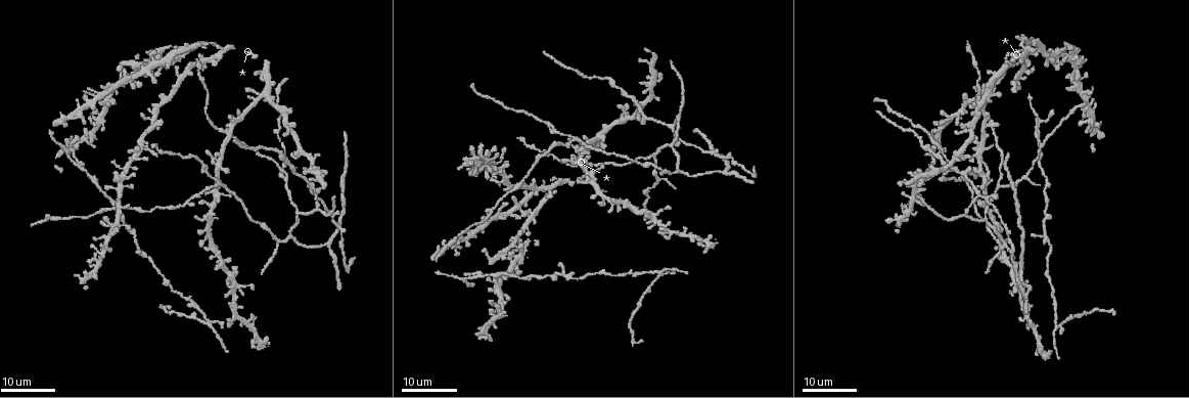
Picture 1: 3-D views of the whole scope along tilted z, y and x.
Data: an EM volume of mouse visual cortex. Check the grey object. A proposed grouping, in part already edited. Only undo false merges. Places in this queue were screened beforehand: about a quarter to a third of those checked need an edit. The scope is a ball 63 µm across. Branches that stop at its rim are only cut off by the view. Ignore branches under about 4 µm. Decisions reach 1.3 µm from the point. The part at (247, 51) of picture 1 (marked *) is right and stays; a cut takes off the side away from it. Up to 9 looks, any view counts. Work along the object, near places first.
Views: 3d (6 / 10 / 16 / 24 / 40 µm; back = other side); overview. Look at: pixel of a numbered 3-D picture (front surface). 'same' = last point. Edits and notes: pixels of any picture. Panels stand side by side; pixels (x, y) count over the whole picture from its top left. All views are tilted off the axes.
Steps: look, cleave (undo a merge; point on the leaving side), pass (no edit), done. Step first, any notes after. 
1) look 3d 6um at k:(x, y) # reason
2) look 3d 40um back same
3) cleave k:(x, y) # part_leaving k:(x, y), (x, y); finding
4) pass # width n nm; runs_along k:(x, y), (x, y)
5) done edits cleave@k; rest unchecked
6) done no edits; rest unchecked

look 3d 16um at 1:(998, 187) # three arms meet

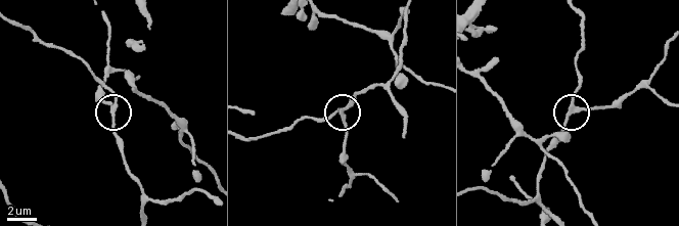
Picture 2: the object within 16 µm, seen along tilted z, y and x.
look 3d 10um at 2:(112, 109) # closer look

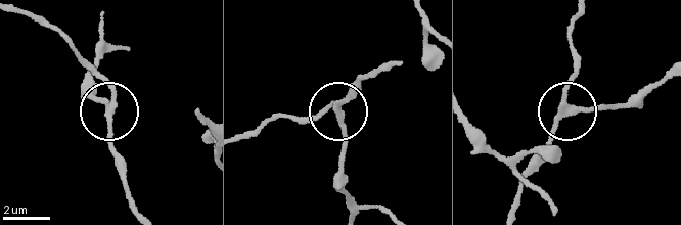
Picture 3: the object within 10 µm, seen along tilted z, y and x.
look 3d 10um back at 3:(109, 108)

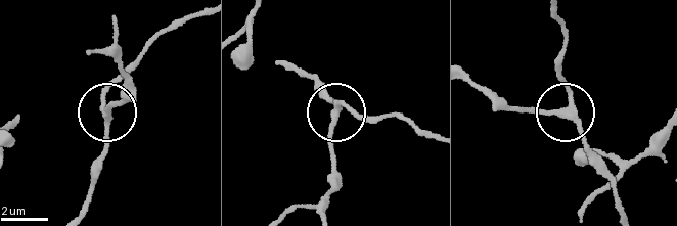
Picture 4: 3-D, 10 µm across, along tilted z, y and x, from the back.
pass # runs_along 4:(433, 135), (397, 118), (371, 117), (341, 105), (332, 171); one neuron here

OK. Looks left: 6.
look 3d 24um at 1:(277, 240) # branch point

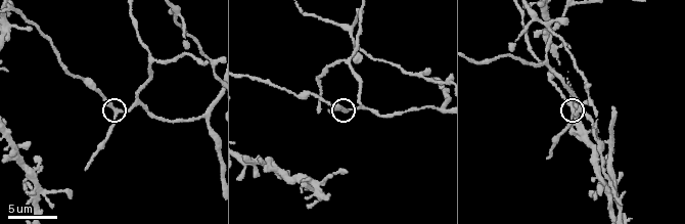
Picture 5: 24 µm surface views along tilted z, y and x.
look 3d 6um at 5:(571, 113)

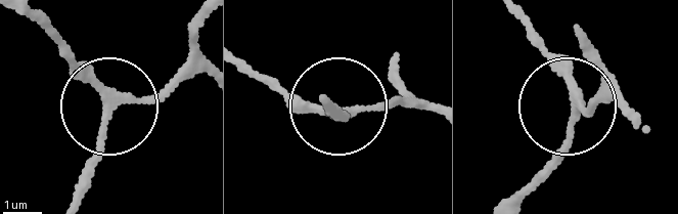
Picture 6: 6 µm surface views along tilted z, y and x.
pass # width 210 nm; runs_along 6:(580, 49), (601, 84), (578, 102), (573, 144), (547, 174); all the same neuron

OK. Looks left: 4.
look 3d 10um at 5:(39, 192) # looks like a crossing

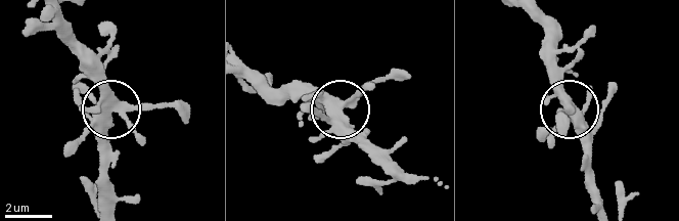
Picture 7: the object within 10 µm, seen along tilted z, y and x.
pass # runs_along 7:(47, 12), (108, 104), (177, 105); one neuron here

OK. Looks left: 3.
look 3d 24um at 1:(602, 135)

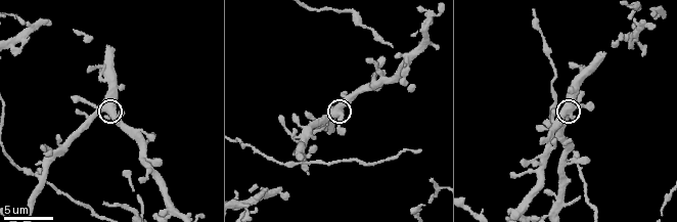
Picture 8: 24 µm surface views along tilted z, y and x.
look 3d 6um at 8:(107, 109) # zoom in

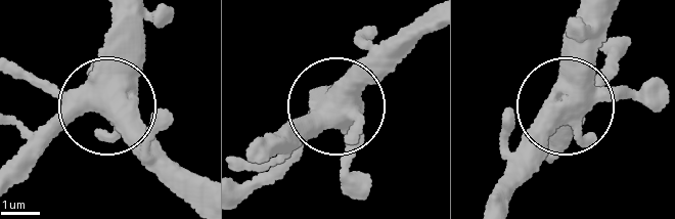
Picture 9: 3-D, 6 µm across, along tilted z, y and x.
look 3d 6um back at 9:(101, 105) # other side

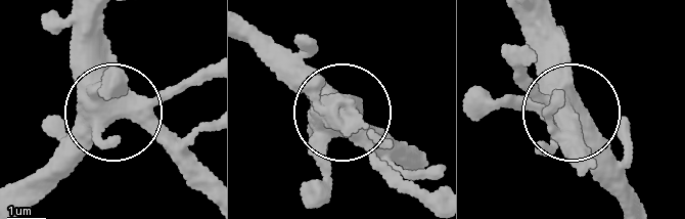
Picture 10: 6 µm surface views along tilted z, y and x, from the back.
pass # side_arm 29 um; runs_along 10:(92, 20), (107, 118), (43, 179); one neuron here

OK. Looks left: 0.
done no edits; rest unchecked

